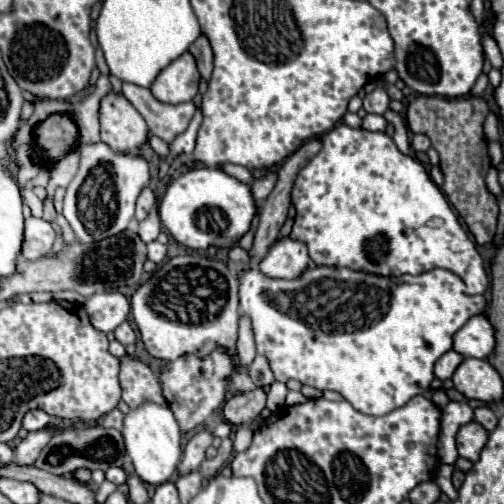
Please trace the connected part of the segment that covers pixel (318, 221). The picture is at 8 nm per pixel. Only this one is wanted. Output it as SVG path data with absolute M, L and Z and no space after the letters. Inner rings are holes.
M339 124L323 134L321 142L321 150L301 168L291 192L297 208L291 238L307 244L313 264L375 272L379 276L415 276L431 268L445 268L463 276L467 294L483 294L487 290L489 282L481 254L419 160L399 152L389 134L351 128L347 124Z

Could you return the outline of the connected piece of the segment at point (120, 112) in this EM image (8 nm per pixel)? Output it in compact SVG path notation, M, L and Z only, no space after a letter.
M109 94L101 100L101 140L117 154L135 154L147 142L143 116L123 96Z

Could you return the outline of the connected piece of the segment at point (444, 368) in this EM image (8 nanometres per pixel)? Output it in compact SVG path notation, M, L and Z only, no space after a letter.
M455 350L445 352L445 354L437 360L437 364L435 364L435 376L437 376L439 380L451 378L453 372L457 370L457 366L459 366L461 362L463 362L463 356L461 356L459 352L455 352Z

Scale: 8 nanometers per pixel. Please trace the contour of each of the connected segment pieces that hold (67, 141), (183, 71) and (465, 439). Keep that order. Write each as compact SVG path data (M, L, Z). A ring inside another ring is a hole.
M51 114L33 132L35 148L45 162L57 162L77 146L79 130L67 114Z
M185 52L177 60L173 60L151 84L151 92L157 100L167 104L189 102L197 96L199 88L199 72L195 66L195 58L191 52Z
M469 422L463 428L459 428L455 440L457 440L457 452L459 452L459 456L467 458L471 462L477 462L479 454L481 454L481 448L487 442L487 432L483 430L481 424Z

